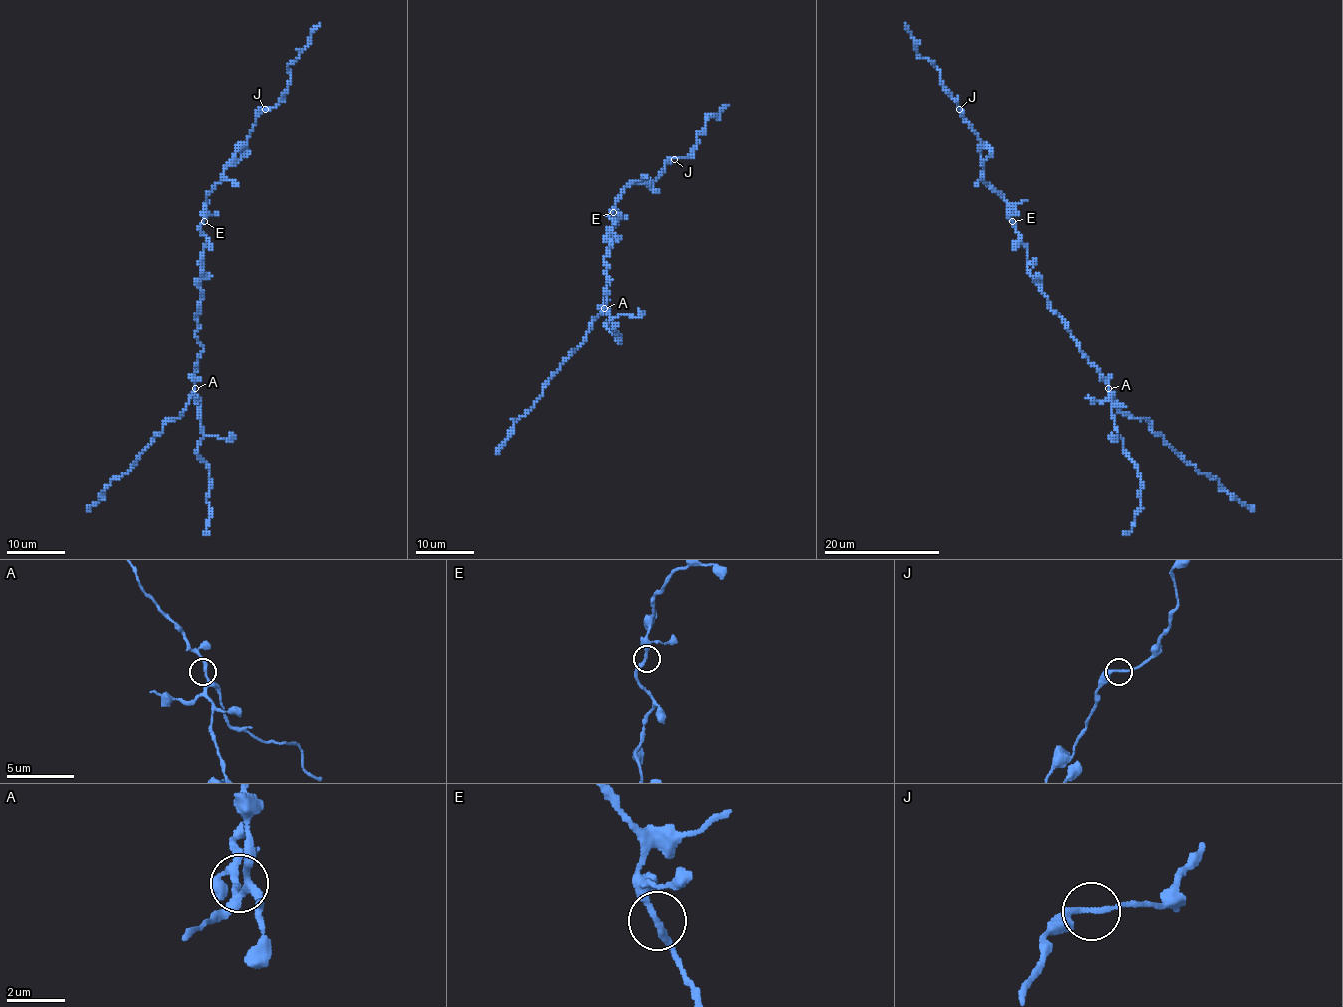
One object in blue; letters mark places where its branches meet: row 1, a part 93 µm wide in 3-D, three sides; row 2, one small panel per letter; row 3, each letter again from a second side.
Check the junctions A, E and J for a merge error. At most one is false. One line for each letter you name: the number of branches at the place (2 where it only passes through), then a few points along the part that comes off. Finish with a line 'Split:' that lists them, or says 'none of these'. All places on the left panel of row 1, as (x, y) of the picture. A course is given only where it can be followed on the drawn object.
Split: none of these

